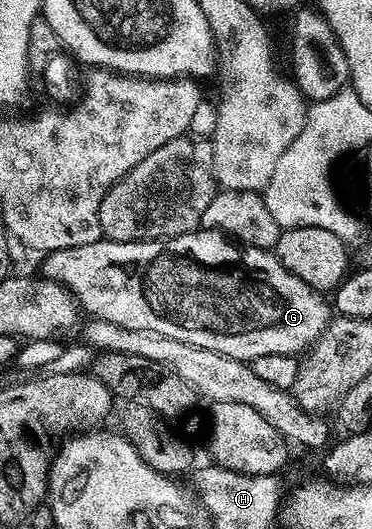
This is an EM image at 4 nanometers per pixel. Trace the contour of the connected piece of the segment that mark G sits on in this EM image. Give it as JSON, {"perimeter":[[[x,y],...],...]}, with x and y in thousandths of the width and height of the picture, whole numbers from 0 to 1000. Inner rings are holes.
{"perimeter":[[[535,431],[516,442],[422,457],[277,454],[204,469],[140,473],[121,488],[110,516],[142,533],[164,533],[255,603],[347,624],[430,628],[462,643],[559,658],[648,684],[675,686],[688,673],[809,671],[863,641],[892,607],[879,565],[874,571],[866,565],[874,561],[817,537],[806,522],[785,522],[785,514],[753,499],[745,478],[653,465],[591,435]]]}

